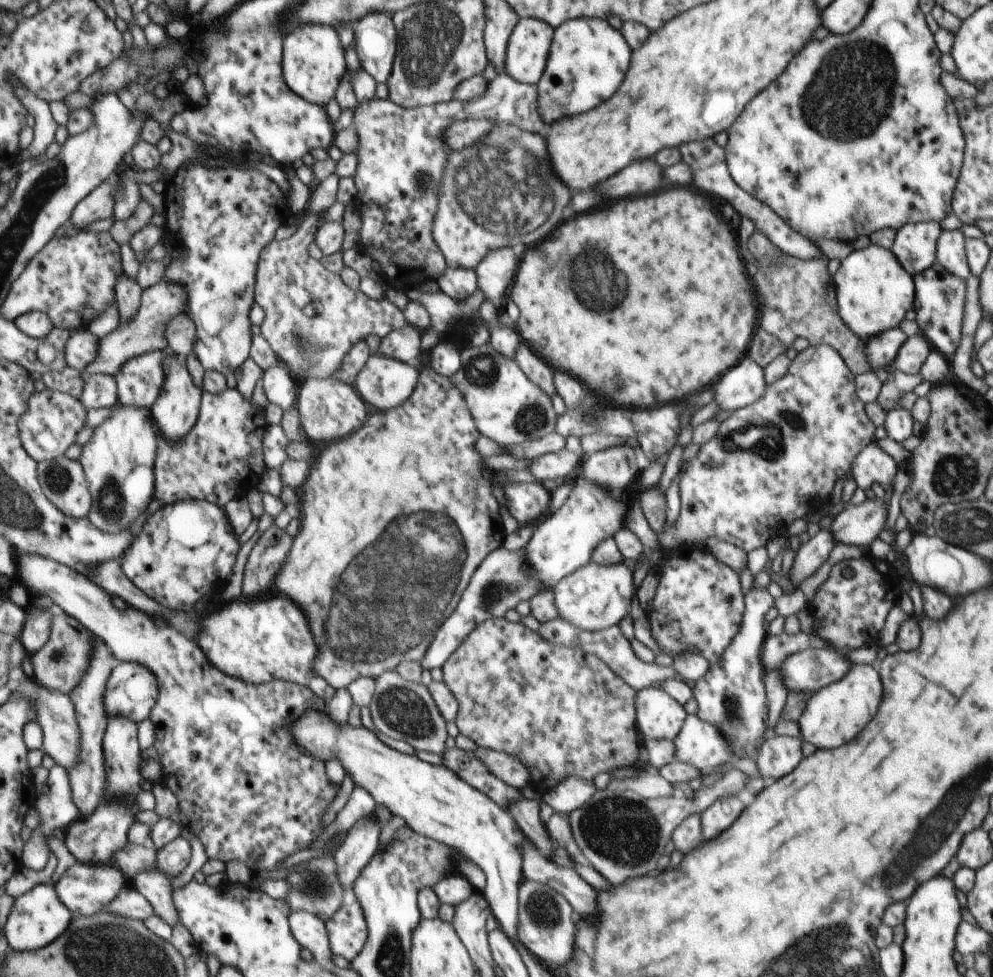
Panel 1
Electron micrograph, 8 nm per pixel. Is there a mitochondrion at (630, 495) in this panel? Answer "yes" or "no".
no

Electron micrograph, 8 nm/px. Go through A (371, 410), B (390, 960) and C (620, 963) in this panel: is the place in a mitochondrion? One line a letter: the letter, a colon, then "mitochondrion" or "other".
A: other
B: mitochondrion
C: other

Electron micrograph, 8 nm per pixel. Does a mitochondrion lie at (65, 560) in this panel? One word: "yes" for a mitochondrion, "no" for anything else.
no

